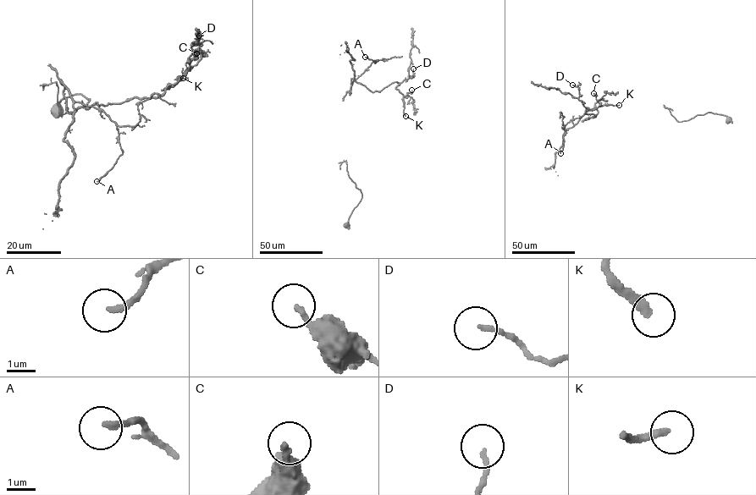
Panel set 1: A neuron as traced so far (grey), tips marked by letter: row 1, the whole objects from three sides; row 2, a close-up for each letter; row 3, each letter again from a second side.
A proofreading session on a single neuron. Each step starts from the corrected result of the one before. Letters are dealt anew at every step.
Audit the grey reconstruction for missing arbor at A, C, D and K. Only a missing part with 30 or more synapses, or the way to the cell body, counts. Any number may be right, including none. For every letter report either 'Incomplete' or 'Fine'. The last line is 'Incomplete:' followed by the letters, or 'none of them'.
A: Fine
C: Fine
D: Fine
K: Incomplete
Incomplete: K

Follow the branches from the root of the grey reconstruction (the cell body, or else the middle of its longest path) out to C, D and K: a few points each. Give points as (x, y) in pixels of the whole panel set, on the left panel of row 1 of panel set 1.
C: (57, 111), (67, 96), (90, 99), (61, 114), (50, 64), (74, 112), (161, 96), (196, 53)
D: (57, 111), (67, 96), (90, 99), (61, 114), (50, 64), (68, 112), (156, 98), (189, 69), (199, 35)
K: (57, 111), (67, 96), (90, 99), (61, 114), (50, 64), (63, 86), (68, 112), (156, 98), (183, 78)

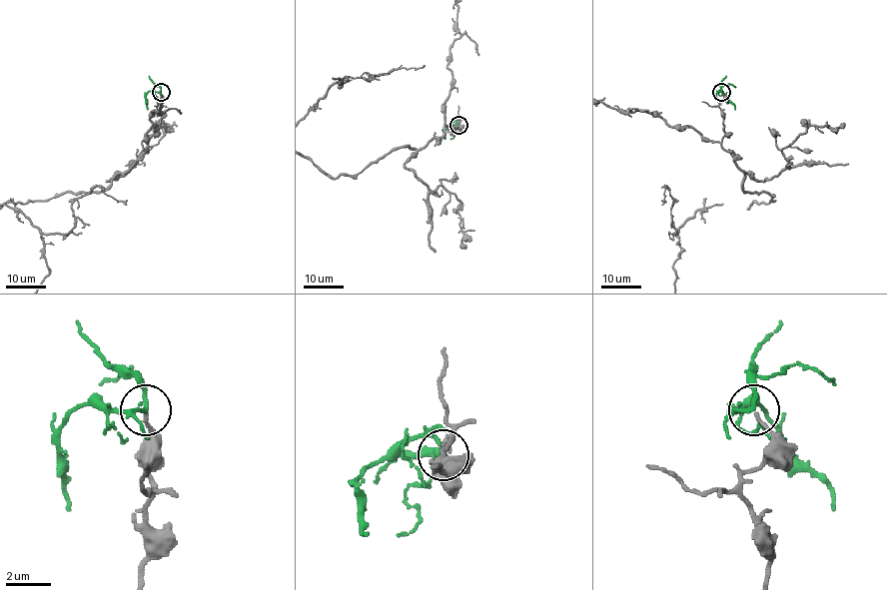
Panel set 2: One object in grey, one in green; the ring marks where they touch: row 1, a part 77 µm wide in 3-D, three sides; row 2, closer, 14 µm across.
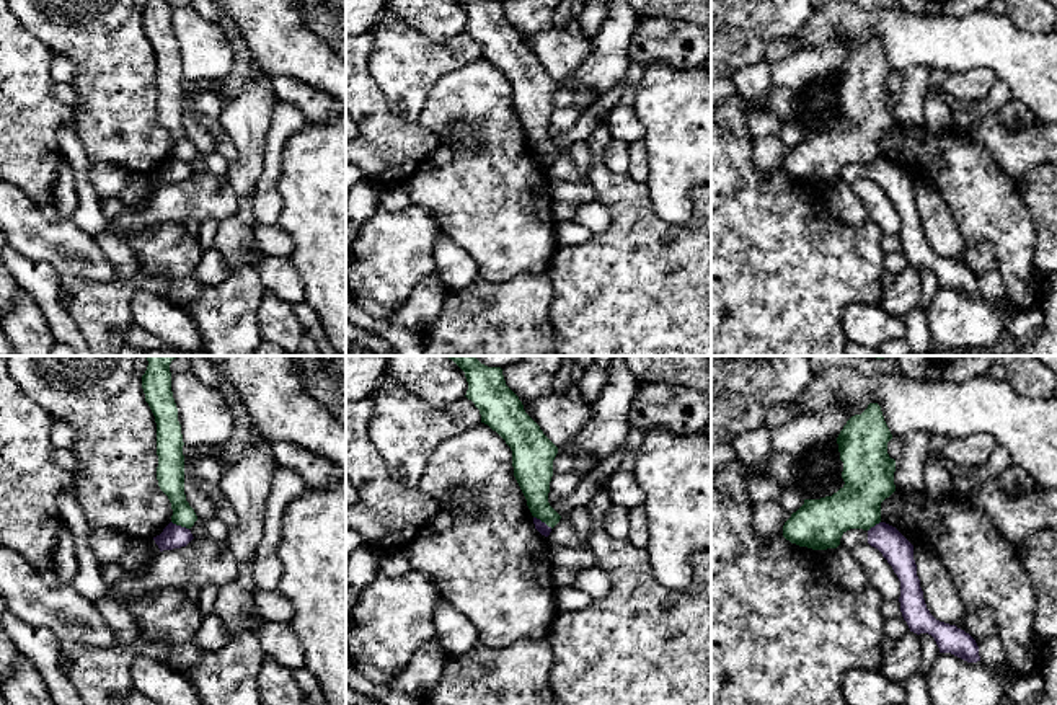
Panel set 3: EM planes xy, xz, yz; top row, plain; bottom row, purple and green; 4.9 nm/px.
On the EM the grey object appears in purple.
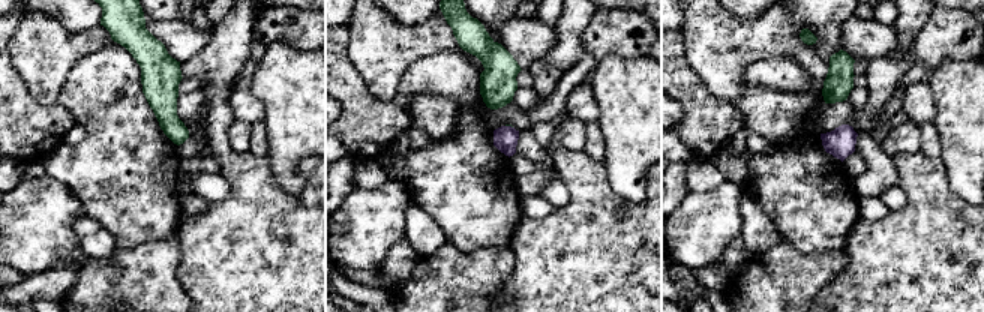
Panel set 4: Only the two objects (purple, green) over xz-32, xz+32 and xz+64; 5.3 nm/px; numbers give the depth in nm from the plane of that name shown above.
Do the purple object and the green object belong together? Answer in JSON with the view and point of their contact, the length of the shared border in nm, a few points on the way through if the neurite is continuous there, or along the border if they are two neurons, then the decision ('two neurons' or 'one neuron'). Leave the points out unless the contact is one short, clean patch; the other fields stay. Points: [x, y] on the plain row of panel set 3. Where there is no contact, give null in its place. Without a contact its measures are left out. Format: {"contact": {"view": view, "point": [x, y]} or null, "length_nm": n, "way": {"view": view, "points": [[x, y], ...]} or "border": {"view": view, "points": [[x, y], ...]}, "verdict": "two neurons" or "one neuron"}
{"contact": {"view": "xz", "point": [543, 157]}, "length_nm": 110, "border": {"view": "xz", "points": [[534, 150], [552, 162]]}, "verdict": "two neurons"}

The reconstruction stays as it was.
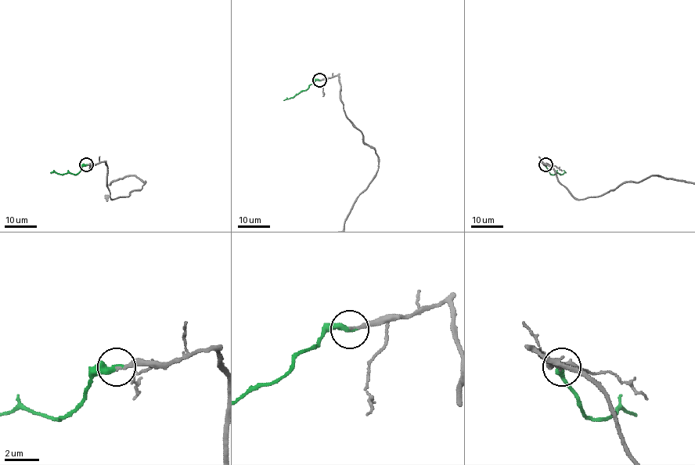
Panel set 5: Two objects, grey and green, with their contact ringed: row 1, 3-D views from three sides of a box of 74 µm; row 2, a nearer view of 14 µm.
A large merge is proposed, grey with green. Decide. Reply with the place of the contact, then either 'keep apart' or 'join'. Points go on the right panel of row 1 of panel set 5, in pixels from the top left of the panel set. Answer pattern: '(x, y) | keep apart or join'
(545, 164) | join

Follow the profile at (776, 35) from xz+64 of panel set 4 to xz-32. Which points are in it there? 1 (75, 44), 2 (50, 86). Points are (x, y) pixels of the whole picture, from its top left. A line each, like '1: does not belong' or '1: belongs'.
1: belongs
2: belongs

